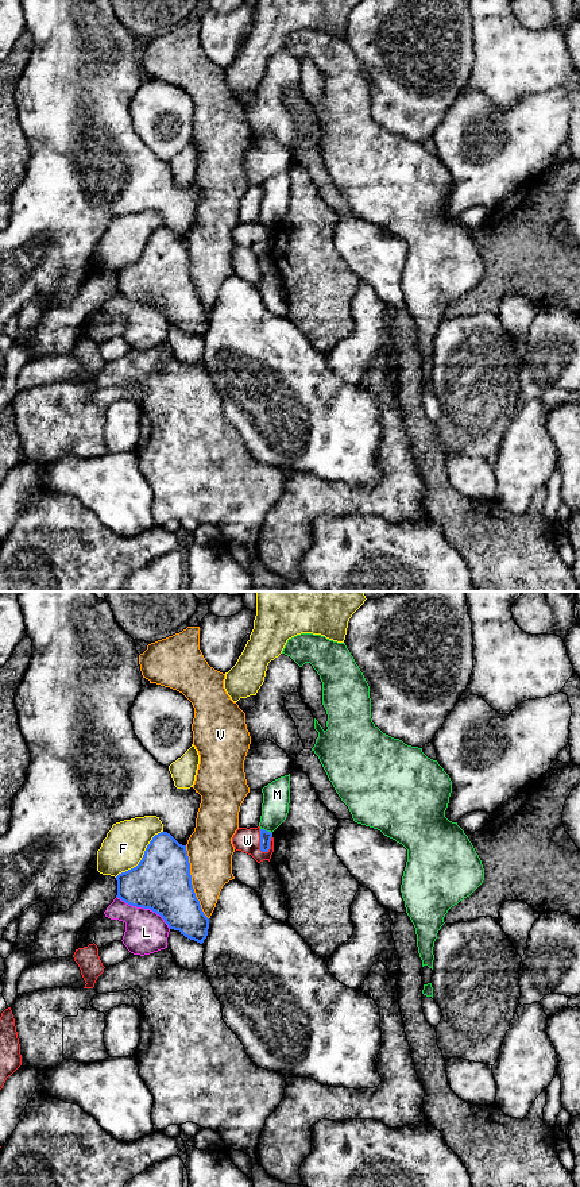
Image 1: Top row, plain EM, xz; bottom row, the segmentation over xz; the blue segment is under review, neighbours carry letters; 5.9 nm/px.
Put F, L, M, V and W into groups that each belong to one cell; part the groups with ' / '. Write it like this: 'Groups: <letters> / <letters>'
Groups: F / L / M / V / W

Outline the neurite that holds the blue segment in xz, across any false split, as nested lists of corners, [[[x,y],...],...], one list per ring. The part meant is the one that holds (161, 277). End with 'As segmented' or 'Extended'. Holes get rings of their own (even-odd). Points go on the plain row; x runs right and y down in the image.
[[[161,227],[147,240],[139,259],[116,271],[117,293],[136,302],[150,304],[159,309],[170,324],[200,339],[208,331],[209,313],[204,309],[196,292],[186,240],[179,239],[170,228]]]. As segmented

